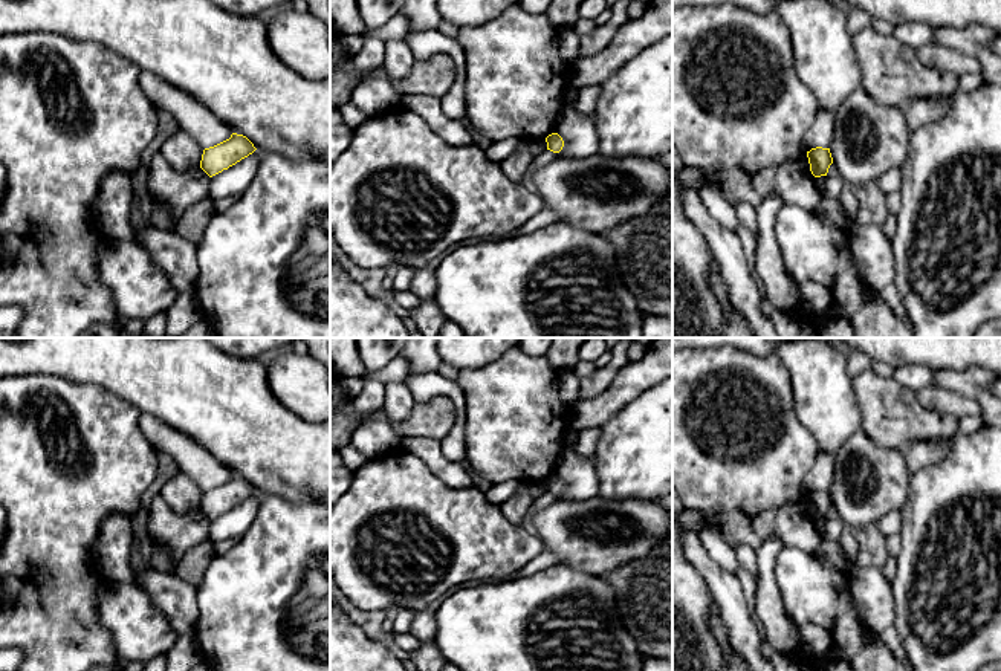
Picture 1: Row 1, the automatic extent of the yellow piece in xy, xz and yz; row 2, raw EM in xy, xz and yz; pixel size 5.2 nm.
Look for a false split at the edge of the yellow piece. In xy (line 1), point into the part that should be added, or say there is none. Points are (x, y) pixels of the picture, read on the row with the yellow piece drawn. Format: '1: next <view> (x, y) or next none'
1: next none

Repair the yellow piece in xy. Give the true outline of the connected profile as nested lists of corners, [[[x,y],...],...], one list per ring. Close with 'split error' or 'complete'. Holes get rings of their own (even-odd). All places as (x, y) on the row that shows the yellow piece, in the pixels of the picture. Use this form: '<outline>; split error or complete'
[[[232,133],[229,139],[203,150],[200,168],[212,177],[248,157],[255,150],[246,136]]]; complete

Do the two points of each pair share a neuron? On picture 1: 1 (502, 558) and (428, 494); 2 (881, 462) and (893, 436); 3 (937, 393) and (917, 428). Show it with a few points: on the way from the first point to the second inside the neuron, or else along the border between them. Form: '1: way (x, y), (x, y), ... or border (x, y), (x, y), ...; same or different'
1: way (483, 546), (447, 512); same
2: border (861, 427), (876, 444), (903, 453); different
3: border (916, 392), (923, 405), (948, 411), (957, 419); different

